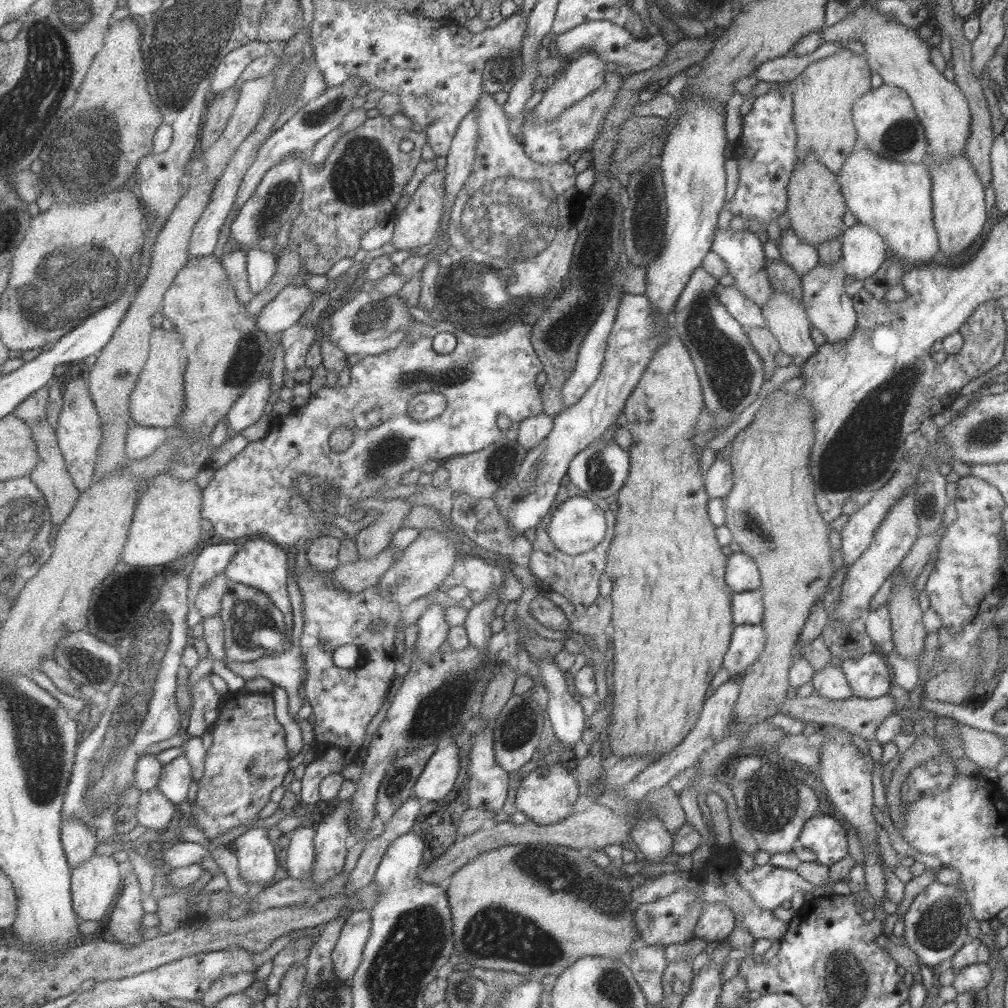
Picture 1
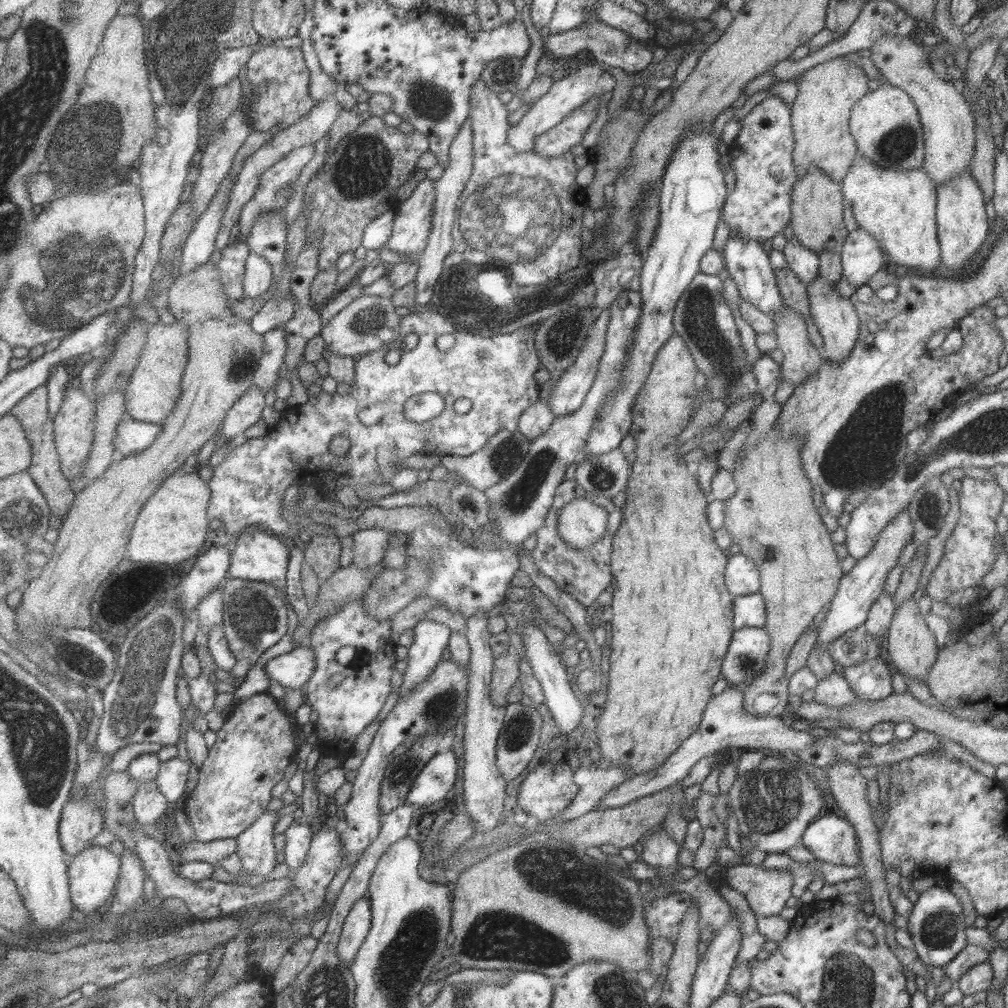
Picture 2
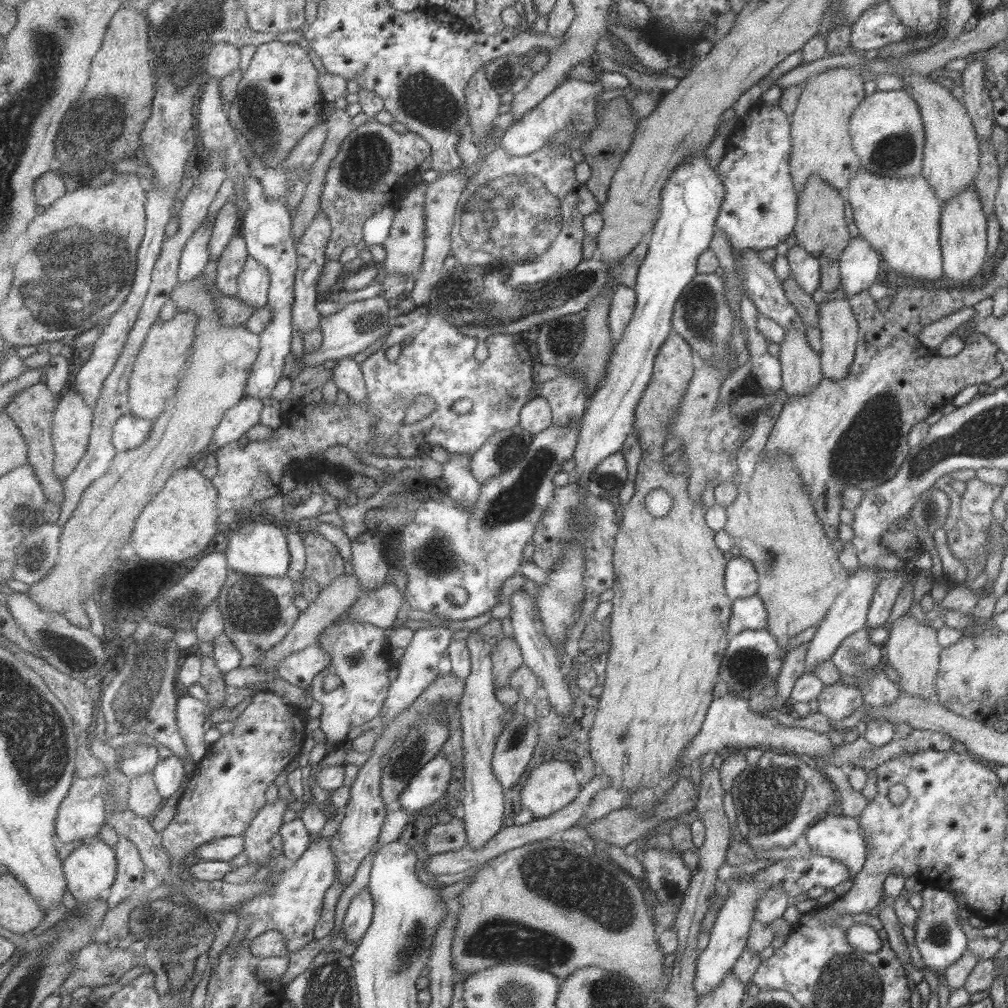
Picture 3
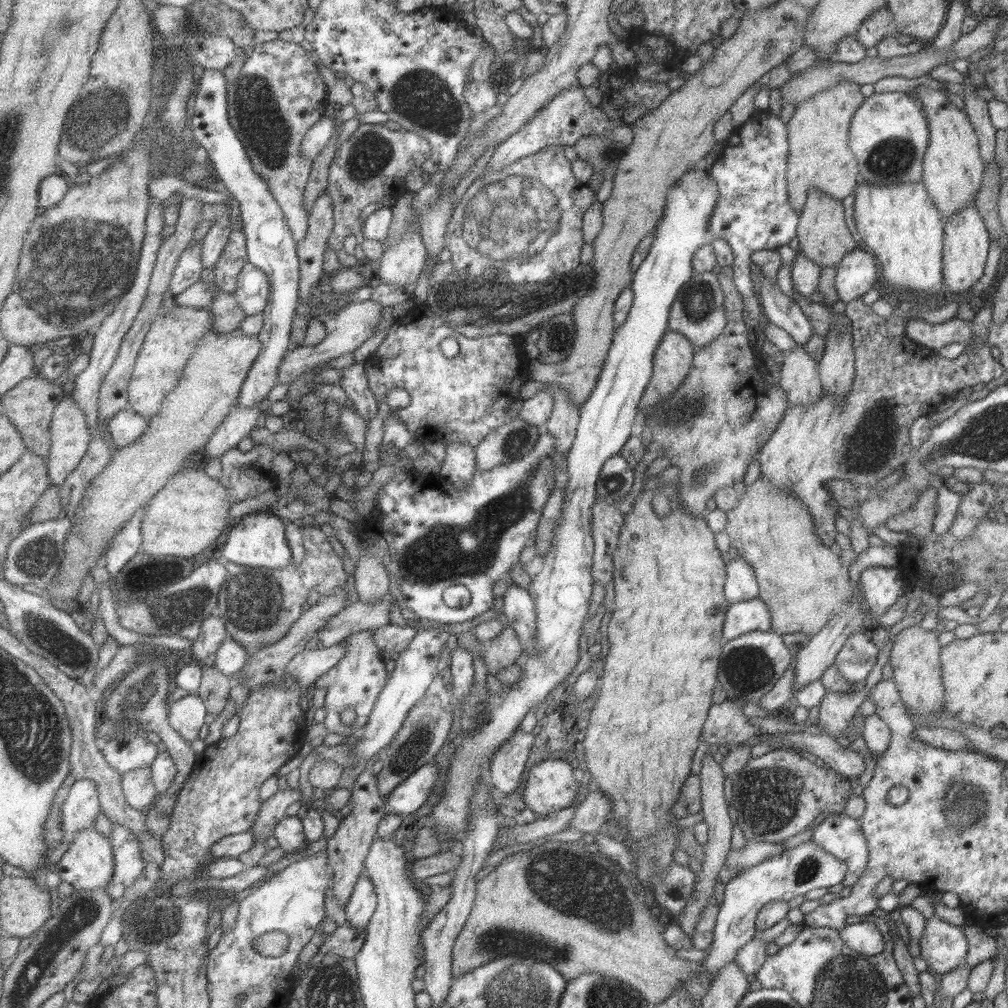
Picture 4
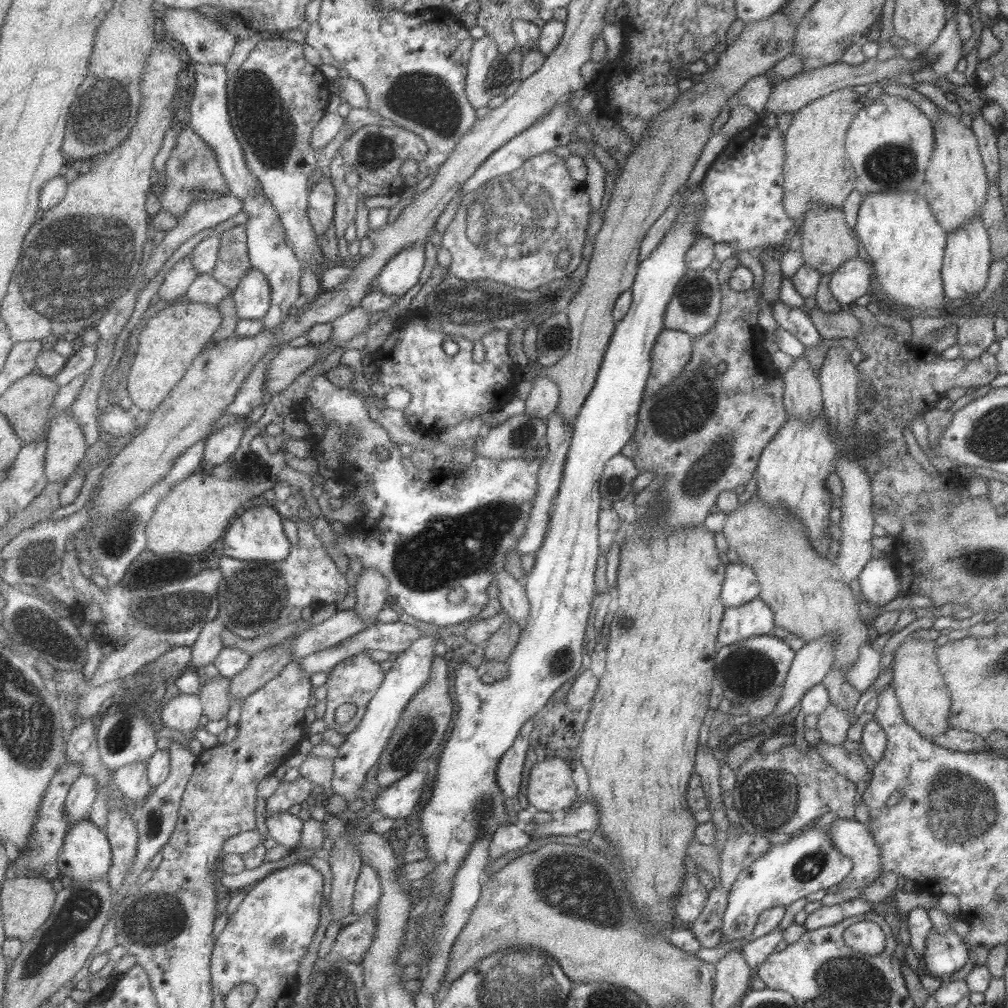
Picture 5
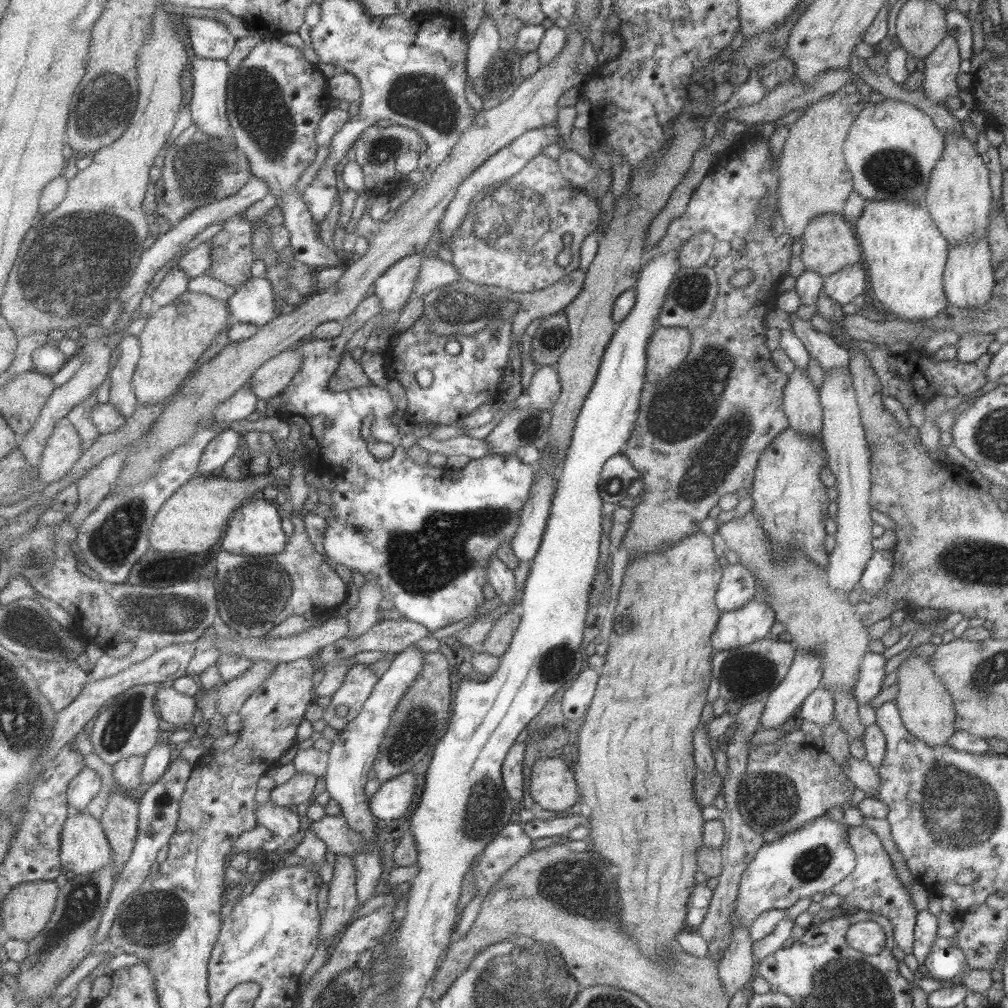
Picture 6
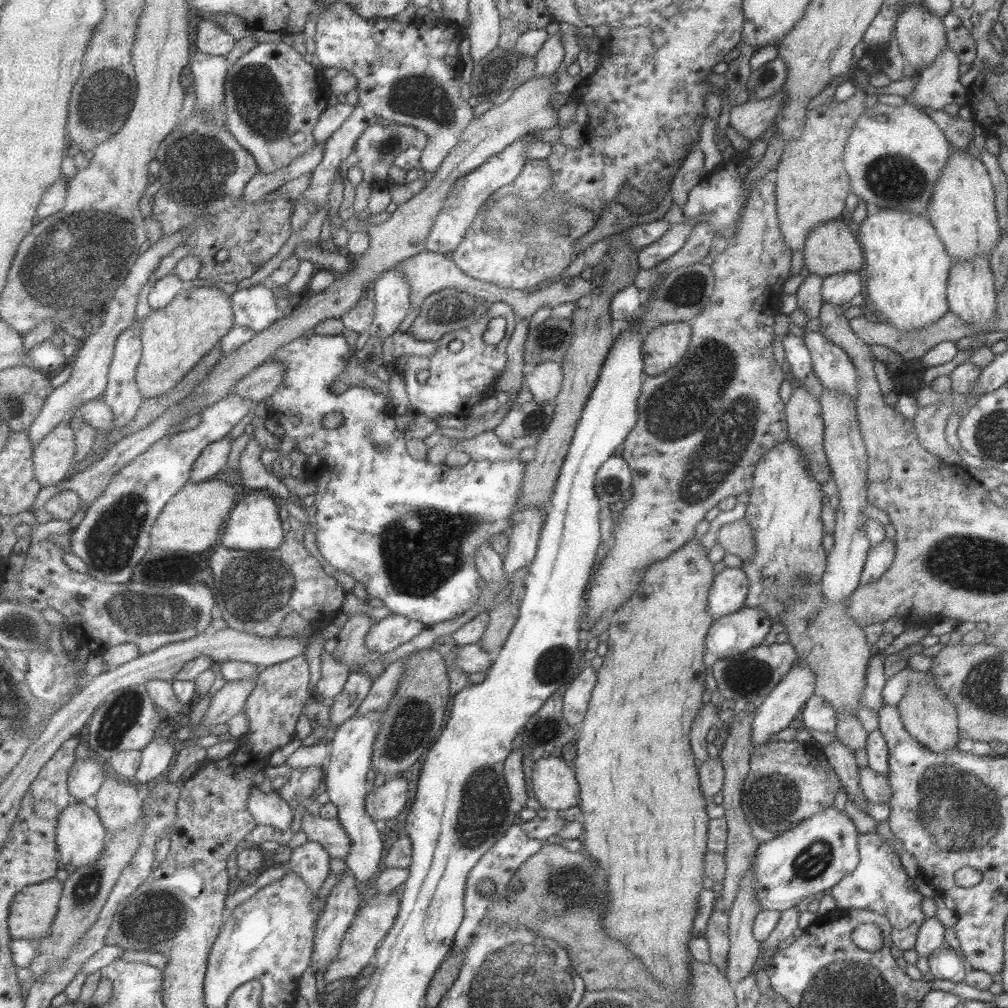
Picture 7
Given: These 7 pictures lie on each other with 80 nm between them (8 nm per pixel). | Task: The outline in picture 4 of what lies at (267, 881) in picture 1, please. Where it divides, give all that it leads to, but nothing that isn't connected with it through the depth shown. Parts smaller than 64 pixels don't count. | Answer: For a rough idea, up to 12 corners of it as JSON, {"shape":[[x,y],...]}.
{"shape":[[280,788],[262,804],[253,828],[257,841],[273,835],[299,788]]}

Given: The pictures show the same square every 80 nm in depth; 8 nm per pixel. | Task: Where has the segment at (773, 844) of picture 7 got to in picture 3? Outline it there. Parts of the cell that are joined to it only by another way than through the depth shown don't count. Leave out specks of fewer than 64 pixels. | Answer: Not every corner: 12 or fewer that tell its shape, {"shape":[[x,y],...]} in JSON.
{"shape":[[809,852],[728,884],[696,960],[697,999],[721,985],[745,949],[755,902],[792,900],[847,881],[839,861]]}

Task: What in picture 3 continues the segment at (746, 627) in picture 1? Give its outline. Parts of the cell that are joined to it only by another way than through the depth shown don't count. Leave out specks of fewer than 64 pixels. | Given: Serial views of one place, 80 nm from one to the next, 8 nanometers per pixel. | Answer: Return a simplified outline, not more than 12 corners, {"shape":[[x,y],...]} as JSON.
{"shape":[[765,629],[729,637],[718,678],[746,699],[775,681],[786,652]]}

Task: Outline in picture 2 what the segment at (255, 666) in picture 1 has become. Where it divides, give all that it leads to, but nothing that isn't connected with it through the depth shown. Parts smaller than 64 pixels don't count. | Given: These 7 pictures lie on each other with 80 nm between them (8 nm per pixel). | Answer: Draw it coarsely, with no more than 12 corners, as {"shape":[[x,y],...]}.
{"shape":[[309,644],[264,664],[283,687],[299,690],[313,676]]}

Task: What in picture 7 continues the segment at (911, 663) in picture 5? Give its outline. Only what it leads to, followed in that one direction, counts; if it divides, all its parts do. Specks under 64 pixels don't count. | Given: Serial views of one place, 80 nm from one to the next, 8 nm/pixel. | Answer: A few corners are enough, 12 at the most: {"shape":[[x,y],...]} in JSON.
{"shape":[[911,683],[895,707],[903,728],[941,752],[959,738],[937,686]]}

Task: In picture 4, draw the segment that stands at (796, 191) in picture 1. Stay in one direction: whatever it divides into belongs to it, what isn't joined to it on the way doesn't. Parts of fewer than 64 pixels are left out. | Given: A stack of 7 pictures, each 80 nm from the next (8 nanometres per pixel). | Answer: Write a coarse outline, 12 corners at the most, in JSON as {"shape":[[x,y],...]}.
{"shape":[[807,189],[798,250],[835,266],[857,245],[841,201]]}

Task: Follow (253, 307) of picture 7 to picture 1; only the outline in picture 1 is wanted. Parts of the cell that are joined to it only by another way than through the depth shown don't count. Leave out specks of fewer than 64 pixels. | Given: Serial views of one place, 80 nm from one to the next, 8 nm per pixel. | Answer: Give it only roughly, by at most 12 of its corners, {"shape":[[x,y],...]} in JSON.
{"shape":[[247,250],[248,275],[255,294],[265,290],[278,271],[272,252]]}

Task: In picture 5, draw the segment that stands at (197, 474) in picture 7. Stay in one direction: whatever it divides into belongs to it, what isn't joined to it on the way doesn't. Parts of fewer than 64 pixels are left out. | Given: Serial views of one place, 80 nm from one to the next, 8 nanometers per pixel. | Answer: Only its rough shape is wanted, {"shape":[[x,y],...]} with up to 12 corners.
{"shape":[[245,426],[216,430],[207,439],[204,470],[237,452]]}

